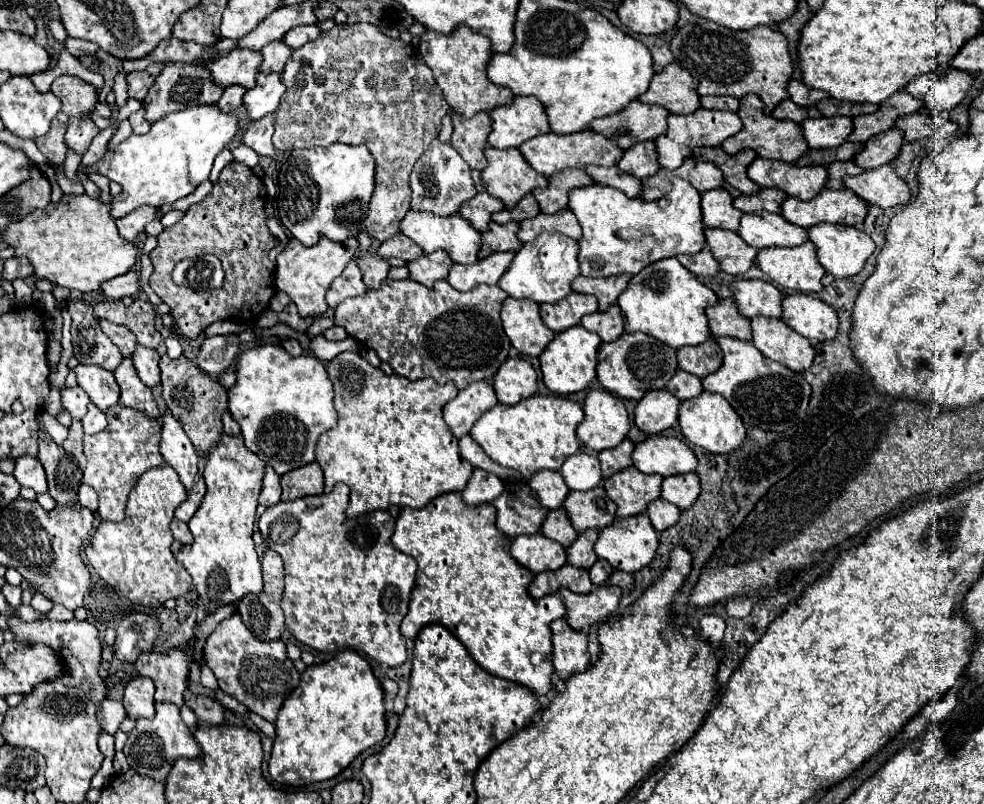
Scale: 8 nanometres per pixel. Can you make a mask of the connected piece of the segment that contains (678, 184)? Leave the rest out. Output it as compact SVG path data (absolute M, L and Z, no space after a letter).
M684 179L672 181L670 195L658 201L644 201L644 199L630 199L622 191L604 185L580 187L568 193L568 209L578 217L582 227L582 237L578 239L578 263L580 273L584 277L612 277L620 273L636 275L642 267L656 263L666 257L674 257L680 253L694 255L704 247L704 225L702 225L702 211L700 211L700 193L688 185Z

